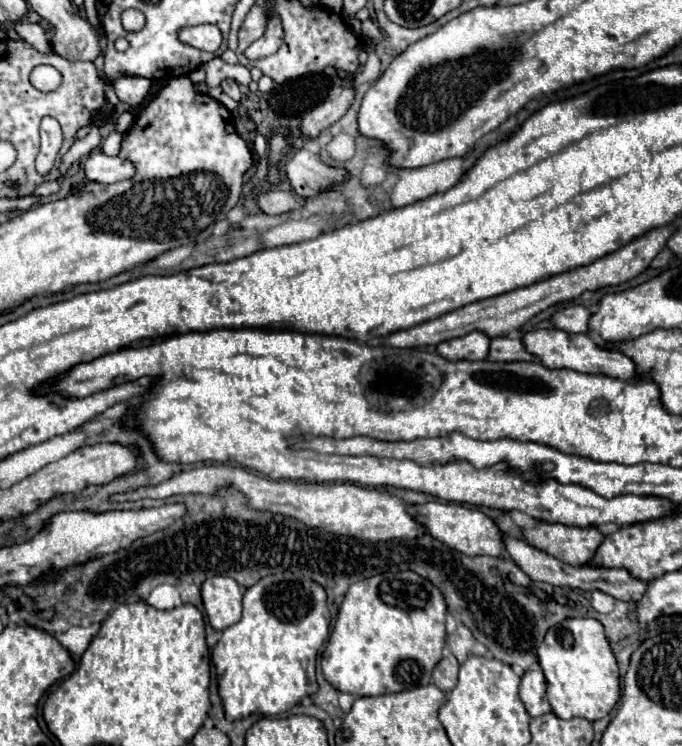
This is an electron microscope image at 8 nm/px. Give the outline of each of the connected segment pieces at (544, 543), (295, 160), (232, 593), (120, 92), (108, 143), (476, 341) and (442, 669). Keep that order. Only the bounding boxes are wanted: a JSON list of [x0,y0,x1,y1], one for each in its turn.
[[524,523,604,567],[284,149,346,197],[202,575,242,631],[114,75,152,107],[102,131,124,155],[436,331,490,361],[432,653,458,693]]

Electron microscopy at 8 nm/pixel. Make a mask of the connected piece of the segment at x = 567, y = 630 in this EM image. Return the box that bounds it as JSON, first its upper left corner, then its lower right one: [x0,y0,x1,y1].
[538,619,620,721]

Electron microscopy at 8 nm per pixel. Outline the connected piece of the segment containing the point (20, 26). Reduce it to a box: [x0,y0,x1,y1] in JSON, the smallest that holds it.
[12,21,50,53]

